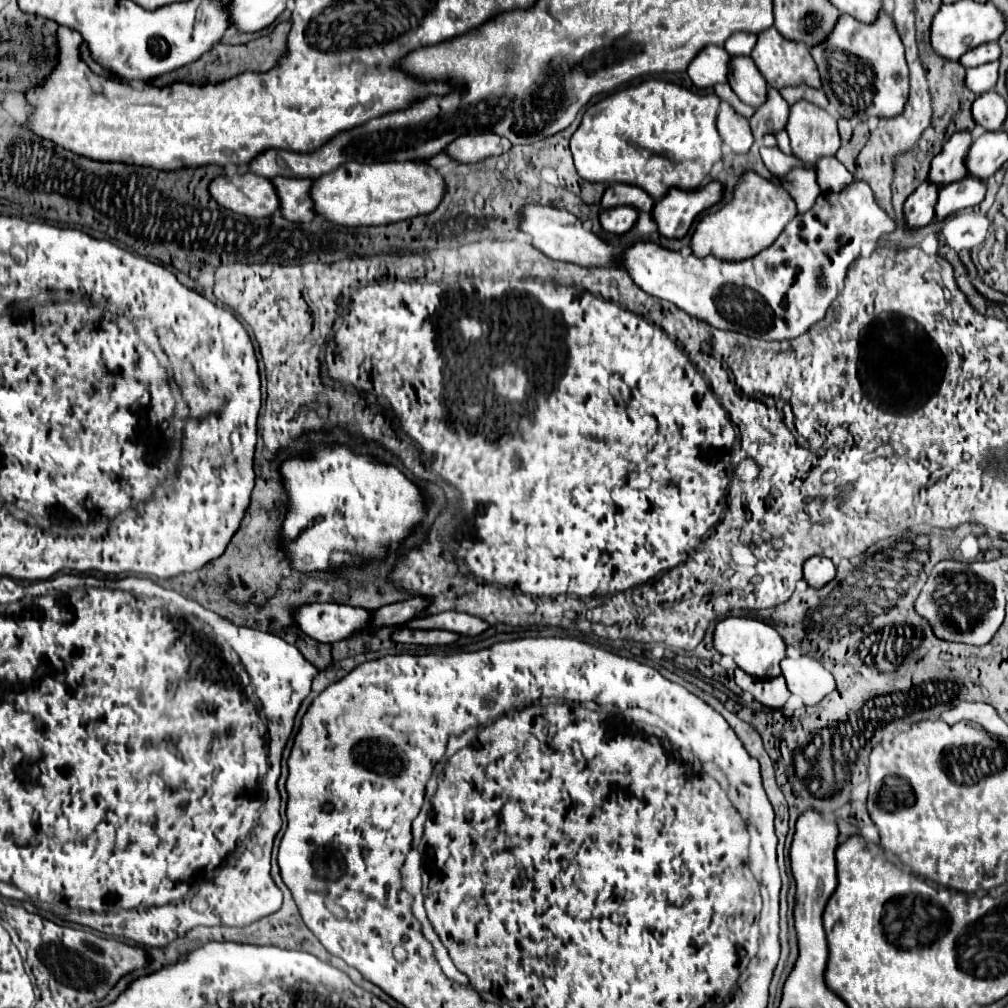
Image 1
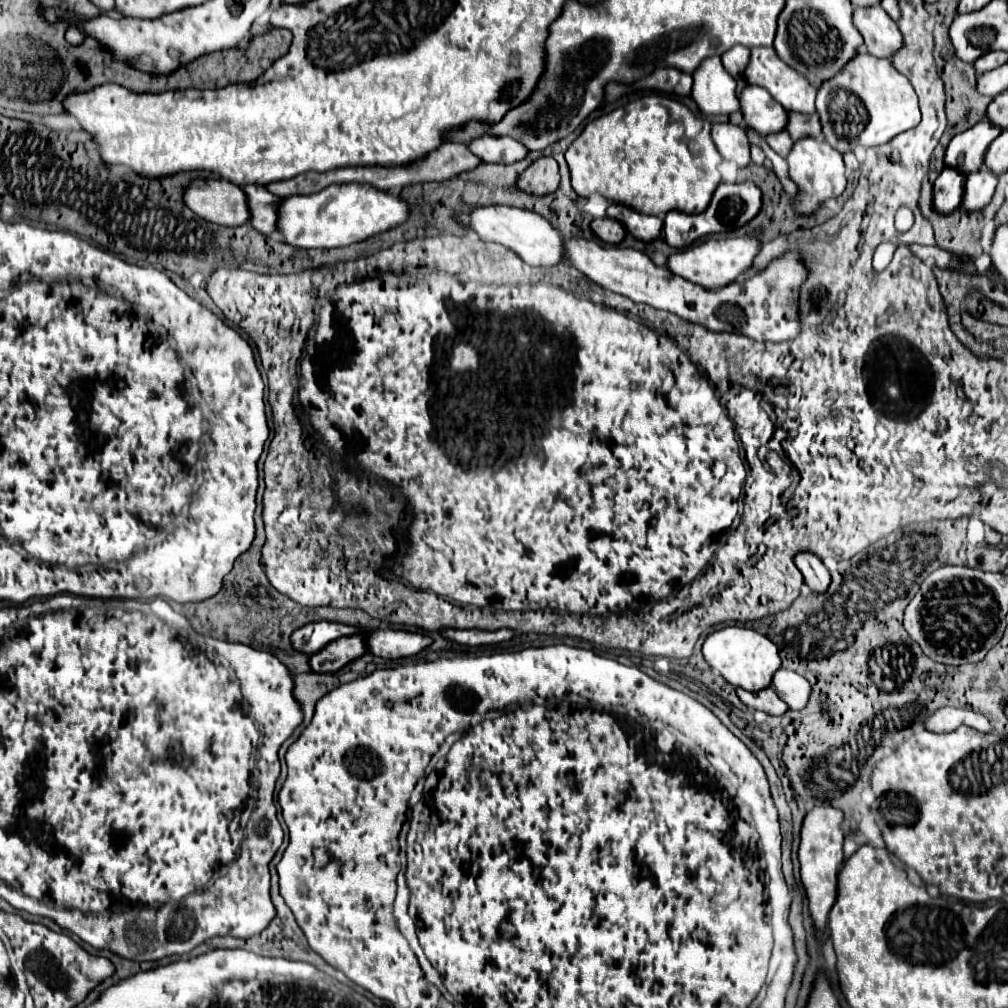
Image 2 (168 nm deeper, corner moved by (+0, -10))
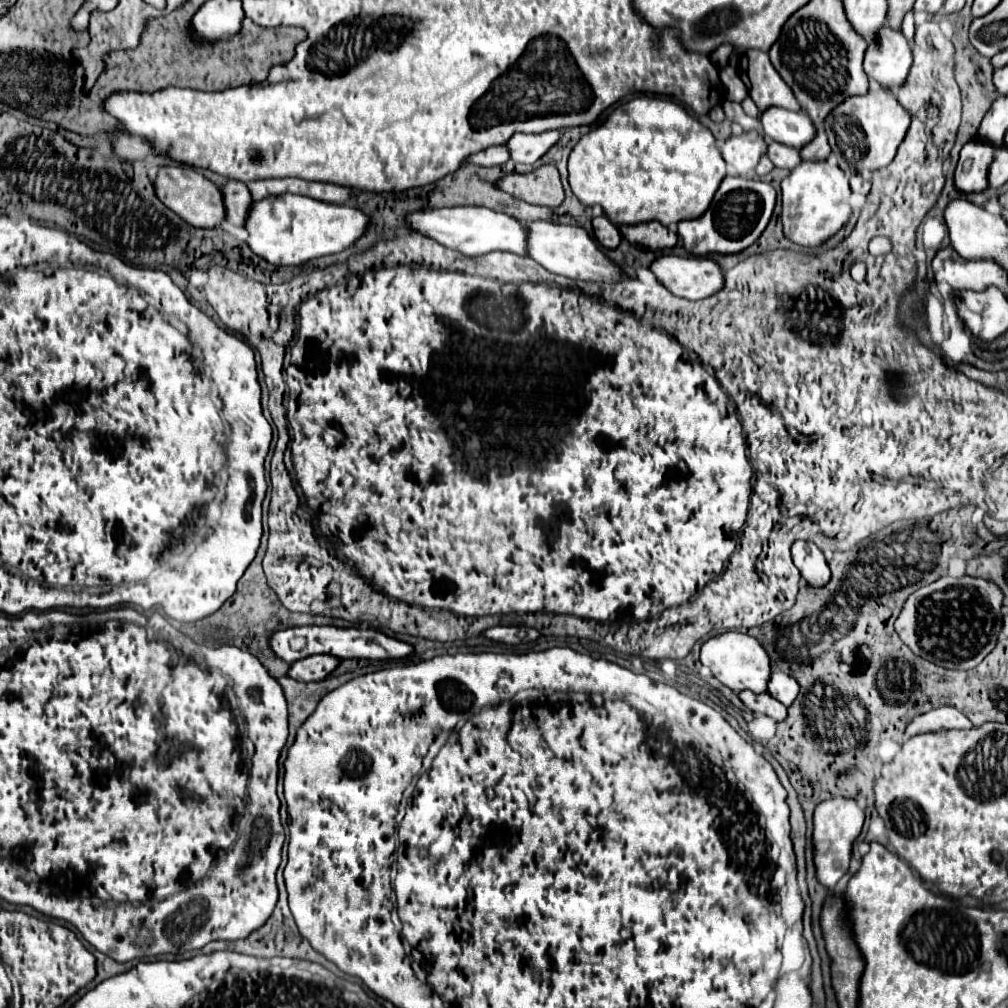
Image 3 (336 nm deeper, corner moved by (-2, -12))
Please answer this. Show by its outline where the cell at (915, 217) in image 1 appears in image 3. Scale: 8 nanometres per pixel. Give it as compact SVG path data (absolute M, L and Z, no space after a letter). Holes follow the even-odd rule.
M972 139L962 147L958 167L954 173L954 183L960 191L974 193L988 187L986 177L996 149L998 145L988 143L984 139Z

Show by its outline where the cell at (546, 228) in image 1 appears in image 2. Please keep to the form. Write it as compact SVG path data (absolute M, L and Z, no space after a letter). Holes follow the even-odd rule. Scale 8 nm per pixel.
M488 205L478 207L468 215L458 215L458 219L468 225L472 231L478 233L482 241L502 243L504 247L512 249L522 261L534 267L552 267L564 259L564 239L562 233L552 227L552 223L528 209L518 209L510 205Z

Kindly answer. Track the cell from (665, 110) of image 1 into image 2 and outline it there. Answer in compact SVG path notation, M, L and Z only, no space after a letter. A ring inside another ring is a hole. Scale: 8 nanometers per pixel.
M644 95L630 101L622 109L614 109L590 121L580 137L568 147L566 161L572 175L572 187L580 197L600 193L614 203L630 205L632 209L654 217L664 217L670 209L684 213L704 211L720 183L718 165L722 161L710 137L710 127L710 121L698 119L686 105L664 95Z

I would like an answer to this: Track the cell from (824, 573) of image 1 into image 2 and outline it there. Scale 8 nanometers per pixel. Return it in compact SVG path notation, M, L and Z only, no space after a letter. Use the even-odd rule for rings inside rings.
M798 553L796 555L796 567L800 569L800 573L804 575L804 583L810 587L810 591L814 593L824 593L832 581L828 569L824 567L824 563L812 555L812 553Z

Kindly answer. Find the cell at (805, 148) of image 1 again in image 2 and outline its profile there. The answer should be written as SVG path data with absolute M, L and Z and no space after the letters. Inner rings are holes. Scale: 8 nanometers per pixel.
M824 137L798 139L792 147L792 153L788 153L786 161L788 161L788 173L790 173L792 181L796 181L798 187L802 189L798 193L798 197L792 201L792 207L802 215L812 215L828 199L838 197L846 187L846 167L844 167L842 155L832 145L828 145L828 141Z

